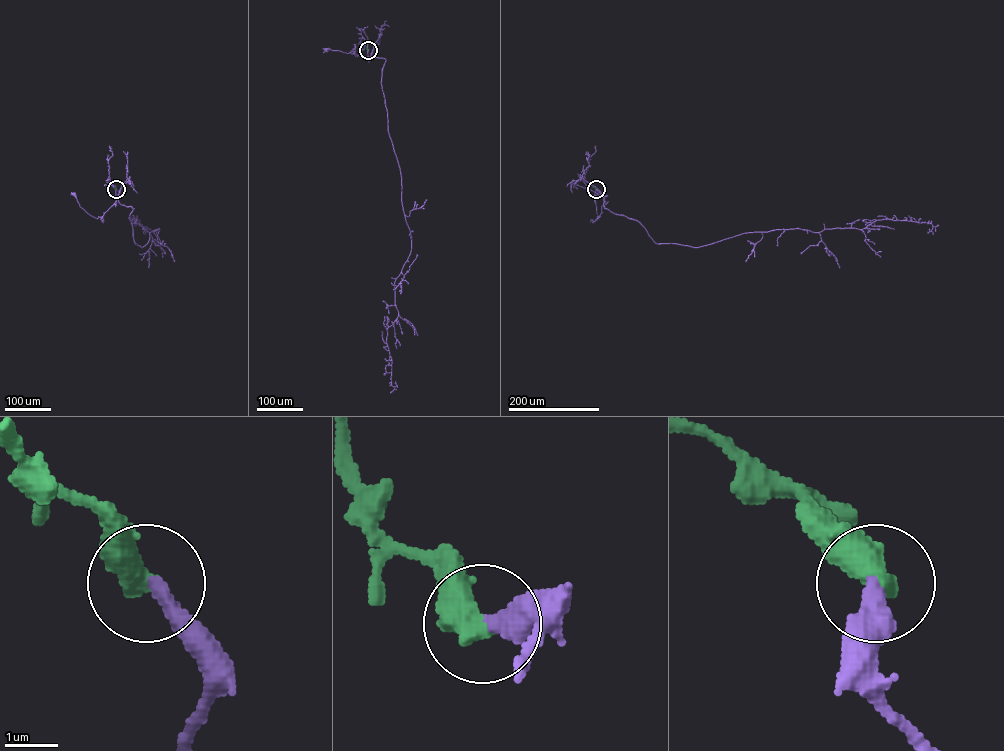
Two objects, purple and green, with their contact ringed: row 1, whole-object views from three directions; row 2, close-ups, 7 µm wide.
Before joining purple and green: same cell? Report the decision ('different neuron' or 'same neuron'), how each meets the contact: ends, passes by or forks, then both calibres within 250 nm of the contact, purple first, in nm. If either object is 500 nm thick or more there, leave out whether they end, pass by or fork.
same neuron | 340/600 nm

